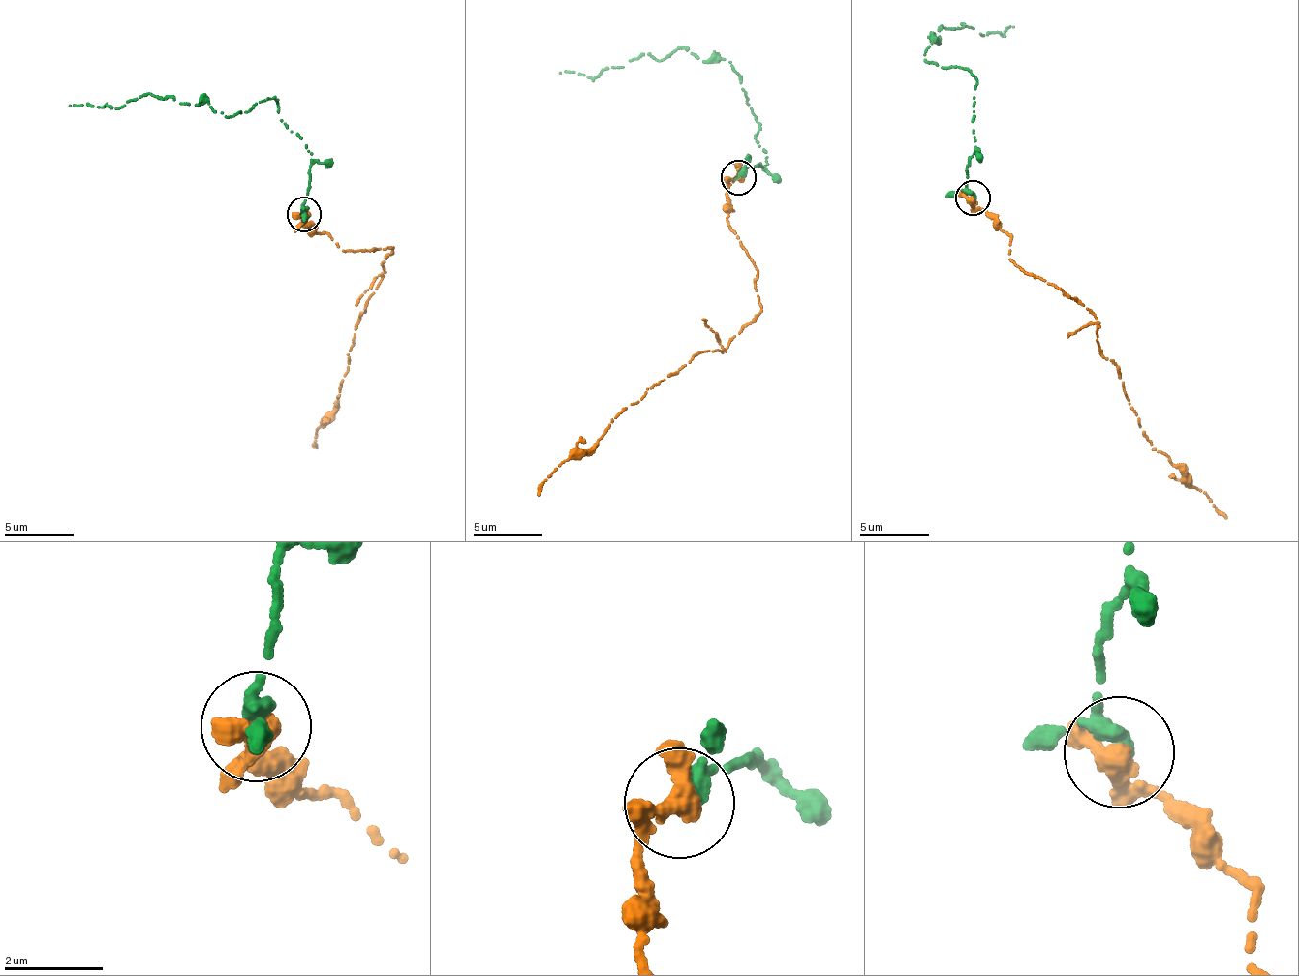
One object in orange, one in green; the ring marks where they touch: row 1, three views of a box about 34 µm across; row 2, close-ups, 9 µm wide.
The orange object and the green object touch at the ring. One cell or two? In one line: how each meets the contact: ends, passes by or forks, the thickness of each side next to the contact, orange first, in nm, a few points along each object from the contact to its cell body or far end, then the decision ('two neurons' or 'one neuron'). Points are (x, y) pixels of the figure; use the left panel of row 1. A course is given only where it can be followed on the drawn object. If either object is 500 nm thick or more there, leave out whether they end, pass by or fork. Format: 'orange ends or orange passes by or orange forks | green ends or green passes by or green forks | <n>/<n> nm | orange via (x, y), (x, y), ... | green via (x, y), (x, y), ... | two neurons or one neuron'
orange forks | green ends | 300/380 nm | orange via (304, 215), (300, 223), (327, 235), (346, 252), (393, 252), (359, 320), (339, 404), (316, 432), (316, 449) | green via (304, 212), (310, 151), (270, 97), (230, 118), (166, 96), (117, 109), (70, 106) | one neuron

